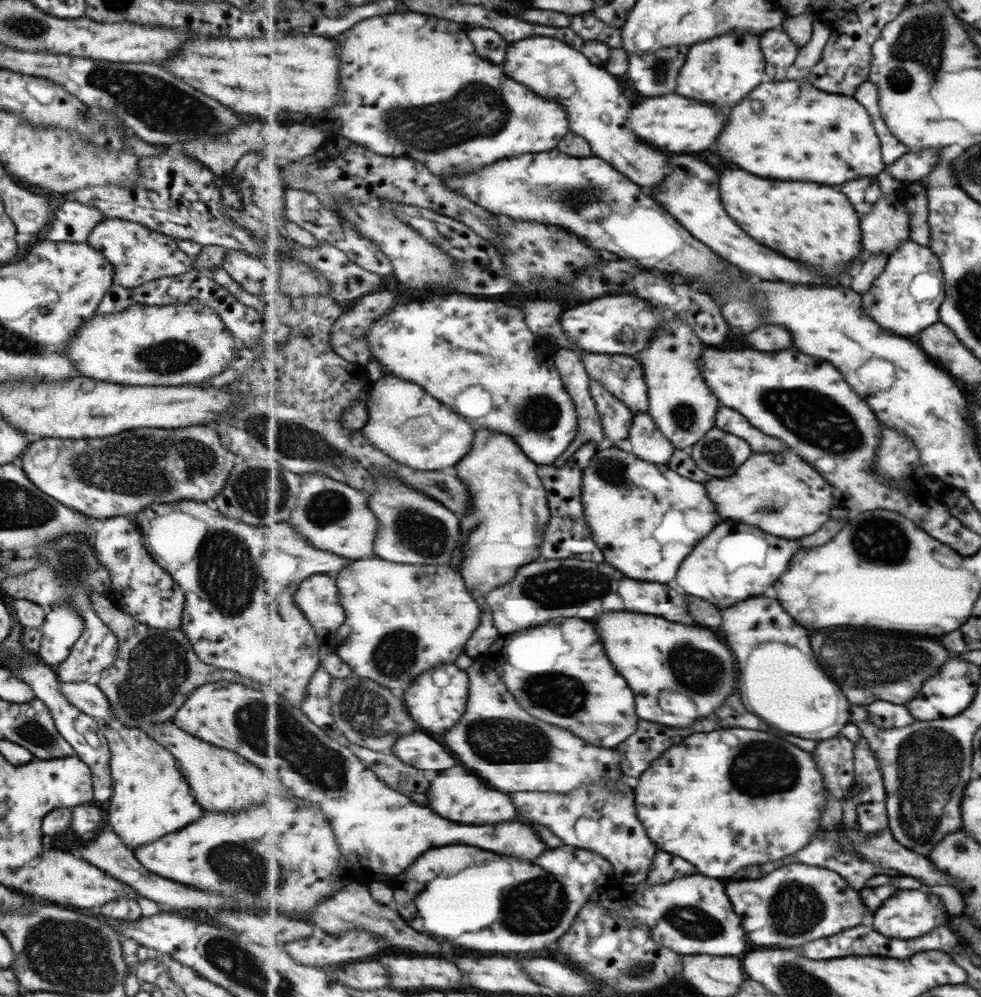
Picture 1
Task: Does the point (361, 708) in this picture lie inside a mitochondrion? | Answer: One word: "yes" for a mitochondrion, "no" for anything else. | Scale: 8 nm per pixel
yes

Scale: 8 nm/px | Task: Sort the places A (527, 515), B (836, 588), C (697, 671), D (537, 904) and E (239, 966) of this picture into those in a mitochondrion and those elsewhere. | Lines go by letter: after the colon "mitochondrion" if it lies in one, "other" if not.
A: other
B: other
C: mitochondrion
D: mitochondrion
E: mitochondrion

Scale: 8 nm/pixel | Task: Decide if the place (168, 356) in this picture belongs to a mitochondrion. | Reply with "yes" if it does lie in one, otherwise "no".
yes

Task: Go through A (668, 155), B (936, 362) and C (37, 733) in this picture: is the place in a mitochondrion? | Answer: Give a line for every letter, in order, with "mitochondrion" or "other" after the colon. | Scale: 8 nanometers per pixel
A: other
B: other
C: mitochondrion

